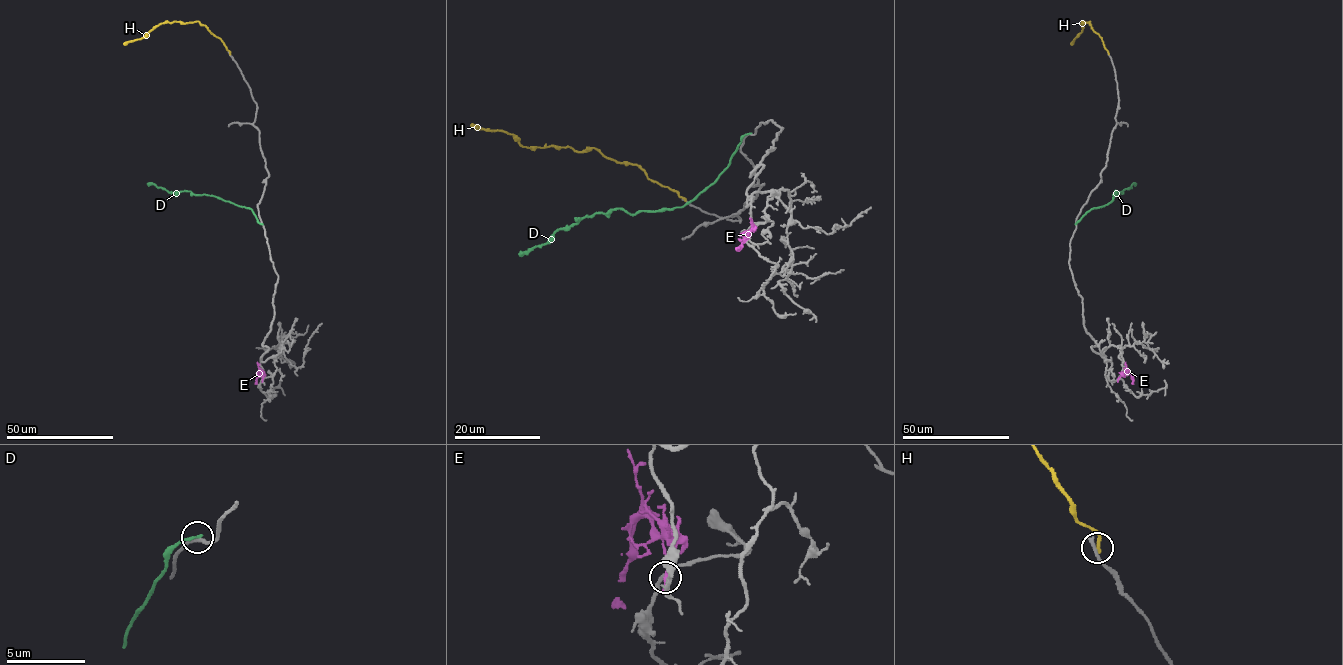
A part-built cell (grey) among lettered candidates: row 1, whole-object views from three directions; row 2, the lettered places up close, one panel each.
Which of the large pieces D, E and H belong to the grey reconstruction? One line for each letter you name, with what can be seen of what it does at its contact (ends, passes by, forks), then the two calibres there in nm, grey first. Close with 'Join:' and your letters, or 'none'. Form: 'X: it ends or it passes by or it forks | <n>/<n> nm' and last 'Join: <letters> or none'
Join: none

